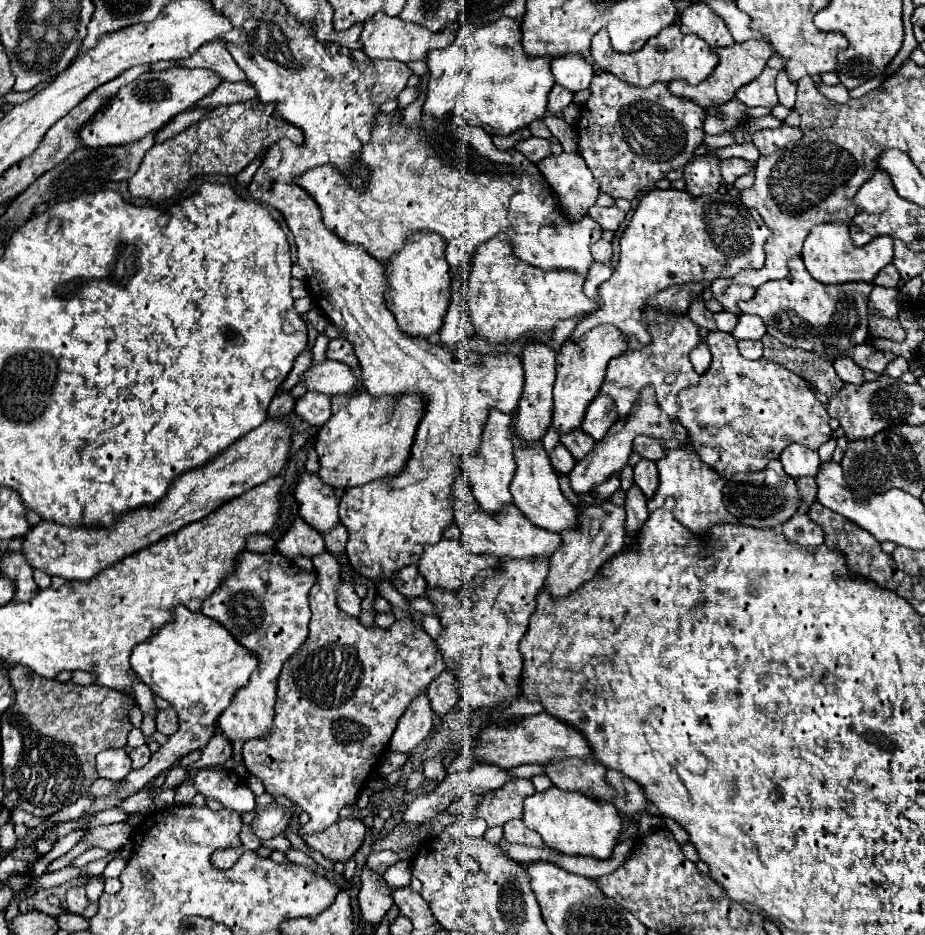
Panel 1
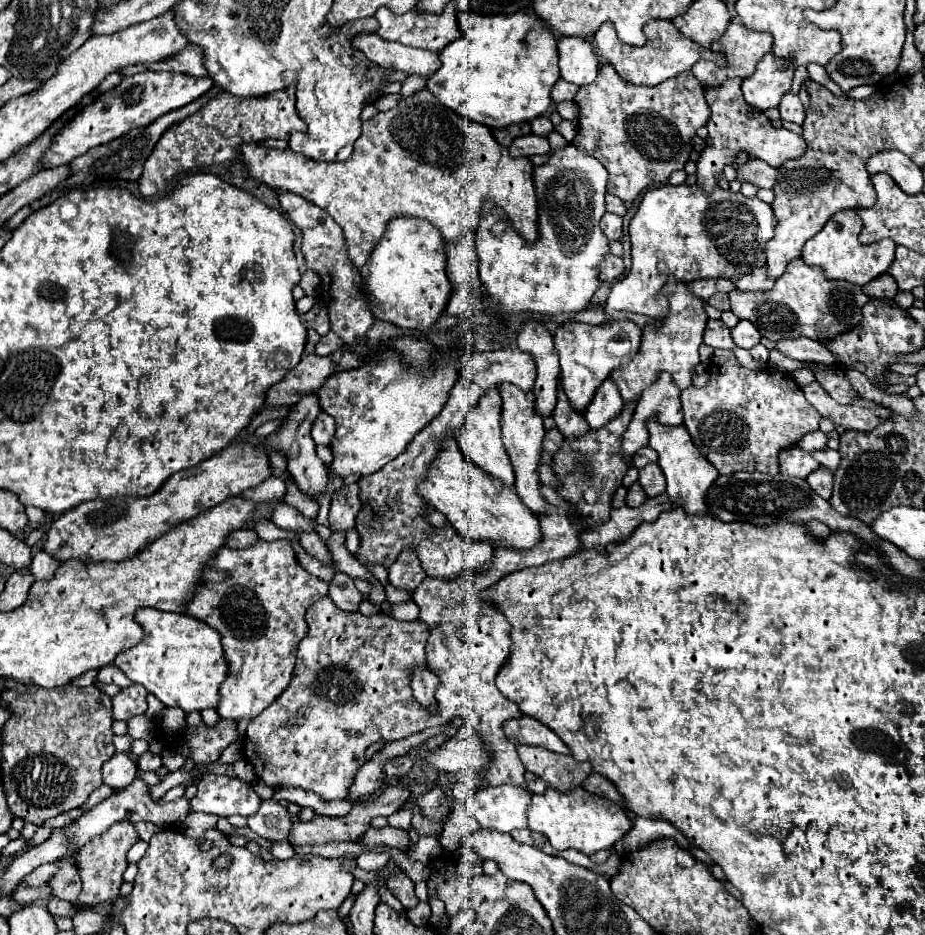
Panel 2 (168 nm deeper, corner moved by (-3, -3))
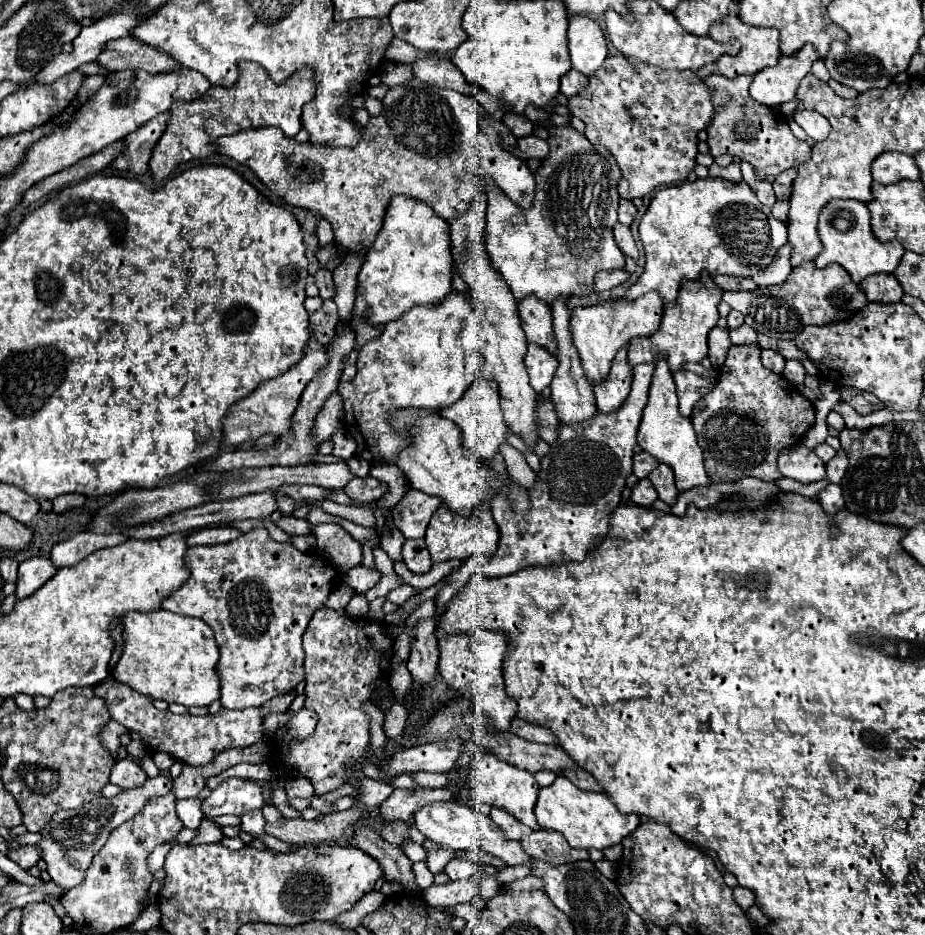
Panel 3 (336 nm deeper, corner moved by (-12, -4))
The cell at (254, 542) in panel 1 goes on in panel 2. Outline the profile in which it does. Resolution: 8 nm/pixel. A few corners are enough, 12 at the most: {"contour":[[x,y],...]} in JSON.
{"contour":[[239,529],[227,539],[227,547],[245,549],[259,535],[253,529]]}

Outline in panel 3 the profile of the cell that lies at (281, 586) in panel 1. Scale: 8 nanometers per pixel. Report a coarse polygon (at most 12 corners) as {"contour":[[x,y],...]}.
{"contour":[[262,526],[188,548],[162,608],[212,628],[222,706],[304,680],[334,588]]}

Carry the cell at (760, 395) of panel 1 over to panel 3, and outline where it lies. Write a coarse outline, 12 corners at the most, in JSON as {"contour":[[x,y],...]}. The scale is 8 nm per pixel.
{"contour":[[732,346],[690,420],[712,482],[782,478],[814,404]]}

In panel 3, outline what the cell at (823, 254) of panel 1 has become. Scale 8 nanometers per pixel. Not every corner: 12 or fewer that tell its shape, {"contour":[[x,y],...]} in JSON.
{"contour":[[832,200],[818,216],[818,268],[840,264],[858,284],[894,272],[904,254],[880,242],[858,200]]}

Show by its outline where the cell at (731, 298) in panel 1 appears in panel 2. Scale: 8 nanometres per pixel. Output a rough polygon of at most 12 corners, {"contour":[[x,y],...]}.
{"contour":[[765,267],[733,279],[739,291],[767,291],[773,279],[765,279]]}

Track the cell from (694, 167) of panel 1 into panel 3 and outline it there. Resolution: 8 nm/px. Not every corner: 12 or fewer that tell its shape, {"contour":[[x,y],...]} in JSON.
{"contour":[[752,76],[704,78],[712,156],[764,180],[806,162],[784,114],[748,94]]}

